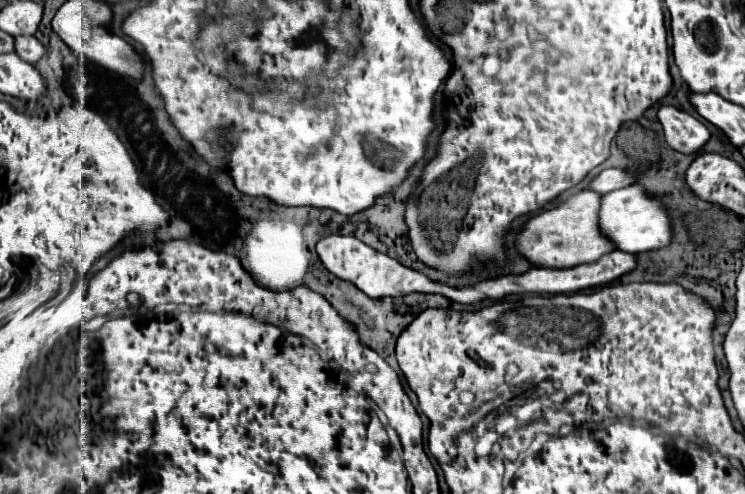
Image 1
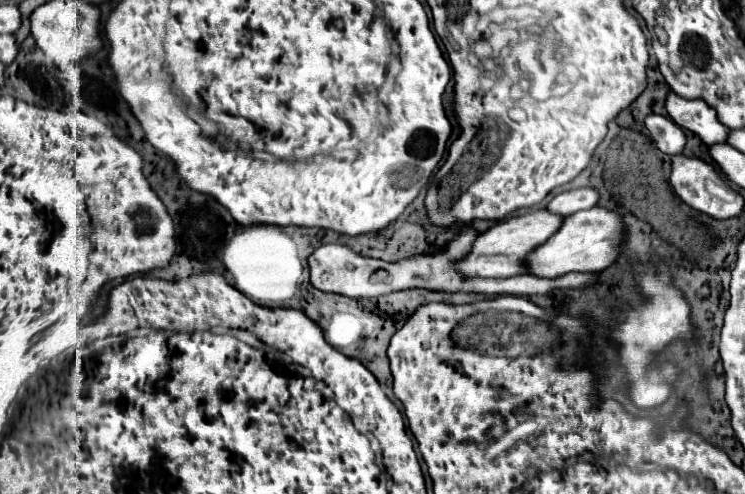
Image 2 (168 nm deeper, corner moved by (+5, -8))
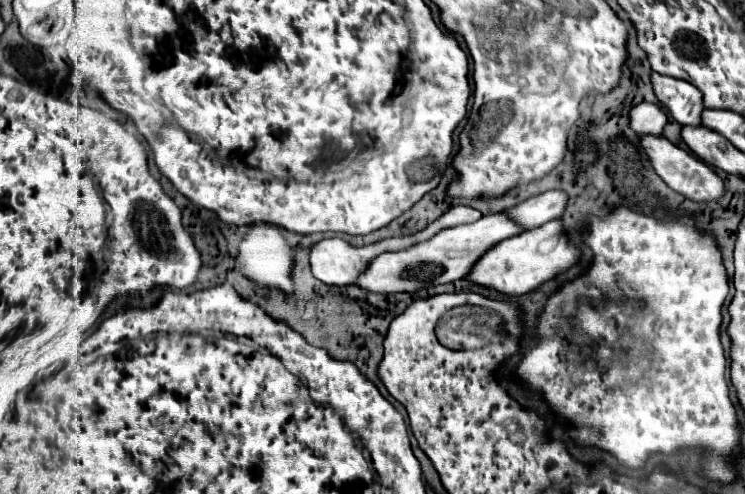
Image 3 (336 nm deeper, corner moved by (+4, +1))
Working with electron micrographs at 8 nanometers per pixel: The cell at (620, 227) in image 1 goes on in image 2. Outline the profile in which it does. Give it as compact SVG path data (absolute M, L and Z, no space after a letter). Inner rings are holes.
M593 207L593 209L579 211L563 219L559 231L555 231L551 241L527 253L527 259L523 259L523 263L529 275L541 277L541 279L557 279L573 271L575 273L599 273L617 259L623 239L625 239L625 225L621 217L603 207Z

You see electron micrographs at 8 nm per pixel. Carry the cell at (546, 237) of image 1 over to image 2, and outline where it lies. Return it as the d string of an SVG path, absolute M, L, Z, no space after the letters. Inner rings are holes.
M545 209L501 221L501 223L493 225L491 229L487 229L485 233L481 233L473 241L471 251L455 265L455 269L465 279L473 279L473 277L485 277L485 279L491 277L491 279L495 279L495 277L519 275L519 273L525 271L525 267L523 267L525 255L529 251L533 251L537 245L543 245L561 227L561 223L563 223L563 217L553 215Z

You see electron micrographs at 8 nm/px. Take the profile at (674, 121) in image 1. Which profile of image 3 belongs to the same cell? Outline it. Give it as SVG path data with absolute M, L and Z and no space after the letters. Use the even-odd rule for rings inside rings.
M642 102L632 108L630 122L632 122L632 130L636 130L638 134L664 134L668 116L660 106Z

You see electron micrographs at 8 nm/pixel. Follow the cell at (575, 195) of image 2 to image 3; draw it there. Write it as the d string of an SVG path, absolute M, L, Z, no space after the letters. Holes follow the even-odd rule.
M548 190L544 194L528 198L526 202L506 212L512 220L522 224L524 228L536 228L548 220L560 218L566 210L566 204L568 204L568 194L564 190Z

